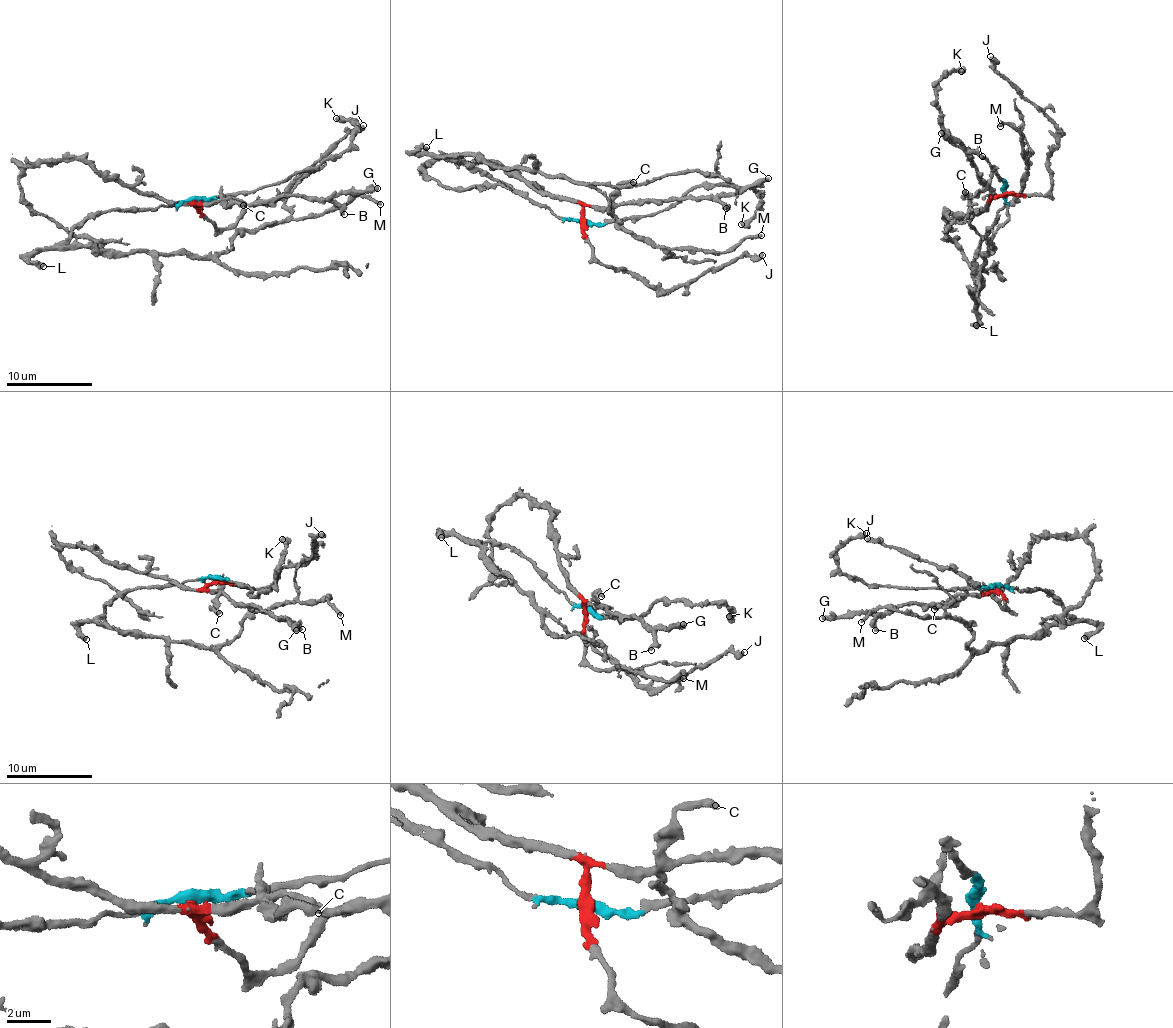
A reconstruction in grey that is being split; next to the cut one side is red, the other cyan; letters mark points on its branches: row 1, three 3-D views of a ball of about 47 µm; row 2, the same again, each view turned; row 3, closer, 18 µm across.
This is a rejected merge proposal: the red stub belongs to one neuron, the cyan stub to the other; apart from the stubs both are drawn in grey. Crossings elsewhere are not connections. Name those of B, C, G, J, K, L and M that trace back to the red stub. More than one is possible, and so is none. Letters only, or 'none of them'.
B, C, G, J

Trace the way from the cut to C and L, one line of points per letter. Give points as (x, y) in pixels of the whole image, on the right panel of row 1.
C: (1006, 193), (992, 198), (988, 187), (968, 196), (965, 192)
L: (1006, 191), (1005, 205), (997, 223), (985, 237), (975, 262), (975, 290), (980, 322), (975, 324)

